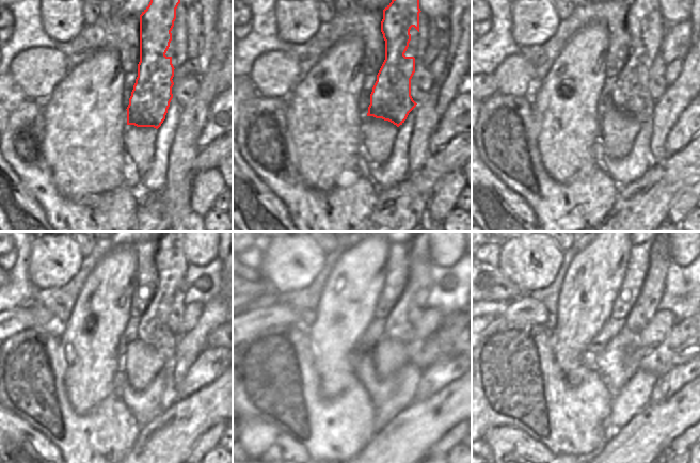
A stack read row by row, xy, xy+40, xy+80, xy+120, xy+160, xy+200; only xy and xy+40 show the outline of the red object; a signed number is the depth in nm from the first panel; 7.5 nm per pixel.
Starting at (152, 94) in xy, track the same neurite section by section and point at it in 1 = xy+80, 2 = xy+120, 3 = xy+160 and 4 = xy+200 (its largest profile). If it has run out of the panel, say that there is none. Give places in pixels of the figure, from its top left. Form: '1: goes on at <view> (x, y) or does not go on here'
1: goes on at xy+80 (632, 95)
2: goes on at xy+120 (154, 329)
3: goes on at xy+160 (398, 326)
4: goes on at xy+200 (636, 320)

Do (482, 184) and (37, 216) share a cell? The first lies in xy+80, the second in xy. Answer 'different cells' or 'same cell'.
same cell

